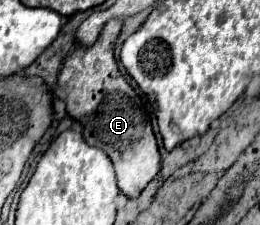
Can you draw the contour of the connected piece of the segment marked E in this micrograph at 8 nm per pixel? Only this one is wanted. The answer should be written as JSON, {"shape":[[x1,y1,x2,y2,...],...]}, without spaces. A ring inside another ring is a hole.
{"shape":[[112,19,104,25,98,41,80,51,82,63,78,65,78,49,64,61,58,87,54,95,66,103,66,111,72,119,82,125,82,135,88,145,100,147,114,163,118,189,126,197,138,197,140,191,158,175,160,171,160,153,158,143,152,131,152,123,148,123,148,115,144,107,136,107,138,95,122,77,116,59,112,57,116,37,120,33,120,19]]}

